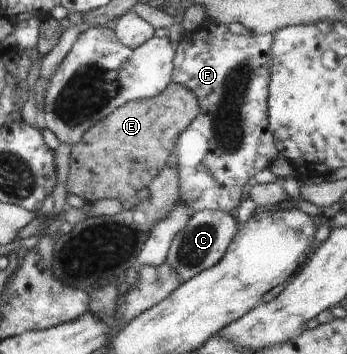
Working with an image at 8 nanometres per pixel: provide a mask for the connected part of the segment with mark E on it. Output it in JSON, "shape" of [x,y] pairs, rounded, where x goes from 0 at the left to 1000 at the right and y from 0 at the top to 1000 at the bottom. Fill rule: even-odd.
{"shape":[[[493,232],[478,254],[427,282],[363,291],[311,325],[297,342],[265,353],[233,398],[207,410],[202,483],[190,506],[190,540],[213,562],[268,579],[294,562],[337,562],[352,576],[357,562],[392,562],[403,528],[427,528],[415,500],[452,500],[478,472],[481,446],[504,427],[510,390],[553,350],[576,316],[571,280],[530,240]],[[392,427],[392,494],[403,511],[369,517],[363,460],[386,466]],[[357,444],[363,455],[346,455]],[[311,472],[311,477],[305,477]]]}

